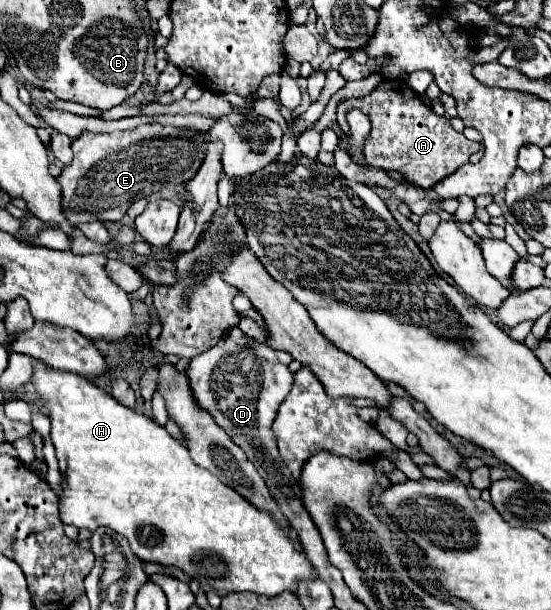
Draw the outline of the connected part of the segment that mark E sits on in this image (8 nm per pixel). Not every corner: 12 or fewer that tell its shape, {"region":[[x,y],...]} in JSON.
{"region":[[147,123],[73,141],[63,213],[119,221],[199,171],[209,135]]}

